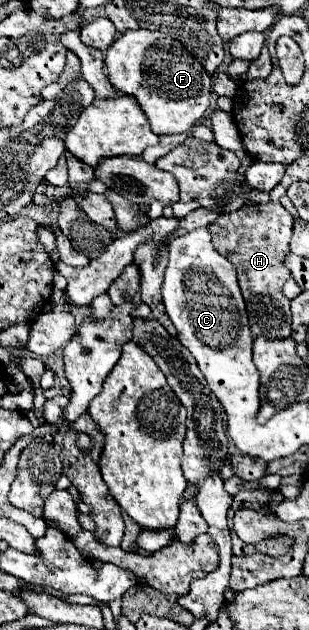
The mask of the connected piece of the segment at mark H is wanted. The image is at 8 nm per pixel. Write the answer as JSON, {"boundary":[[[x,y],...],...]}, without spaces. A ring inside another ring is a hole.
{"boundary":[[[279,202],[253,204],[241,208],[239,212],[223,214],[209,226],[209,232],[213,236],[213,246],[237,270],[239,286],[247,302],[253,336],[283,338],[283,340],[291,338],[291,308],[289,300],[281,292],[283,284],[291,276],[289,270],[283,266],[283,260],[289,254],[291,228],[293,228],[293,216]]]}

